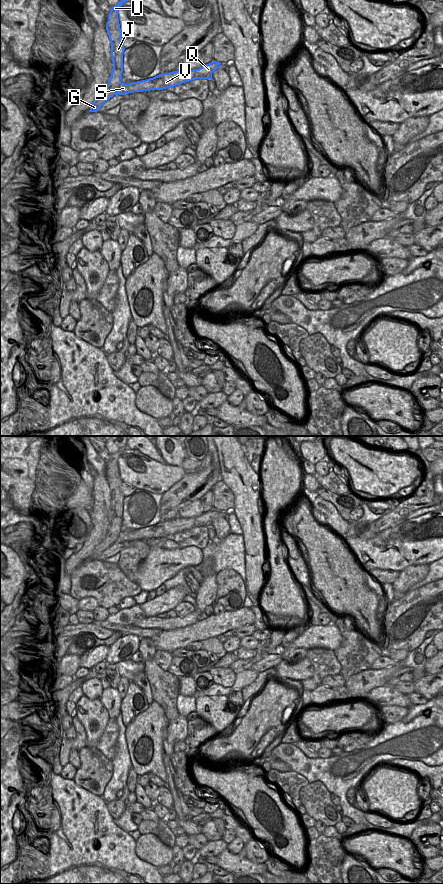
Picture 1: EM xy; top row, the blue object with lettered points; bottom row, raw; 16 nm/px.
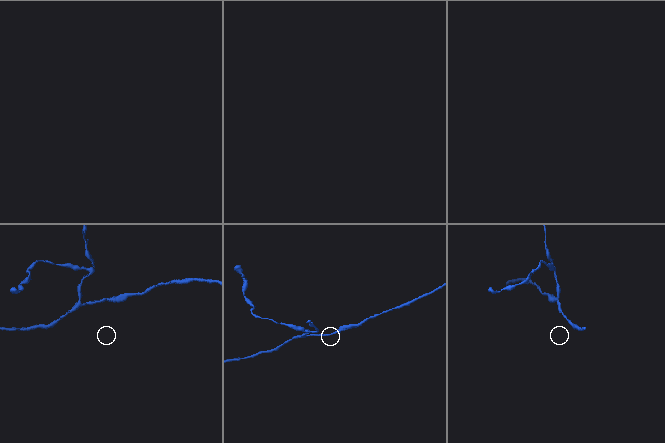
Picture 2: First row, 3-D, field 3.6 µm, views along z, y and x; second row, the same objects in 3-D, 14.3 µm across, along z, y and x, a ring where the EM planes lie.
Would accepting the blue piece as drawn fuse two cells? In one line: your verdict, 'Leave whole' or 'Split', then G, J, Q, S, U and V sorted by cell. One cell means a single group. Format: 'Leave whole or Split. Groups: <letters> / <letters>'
Split. Groups: G Q S V / J U.

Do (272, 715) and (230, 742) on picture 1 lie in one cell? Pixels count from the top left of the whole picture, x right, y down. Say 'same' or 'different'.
same

